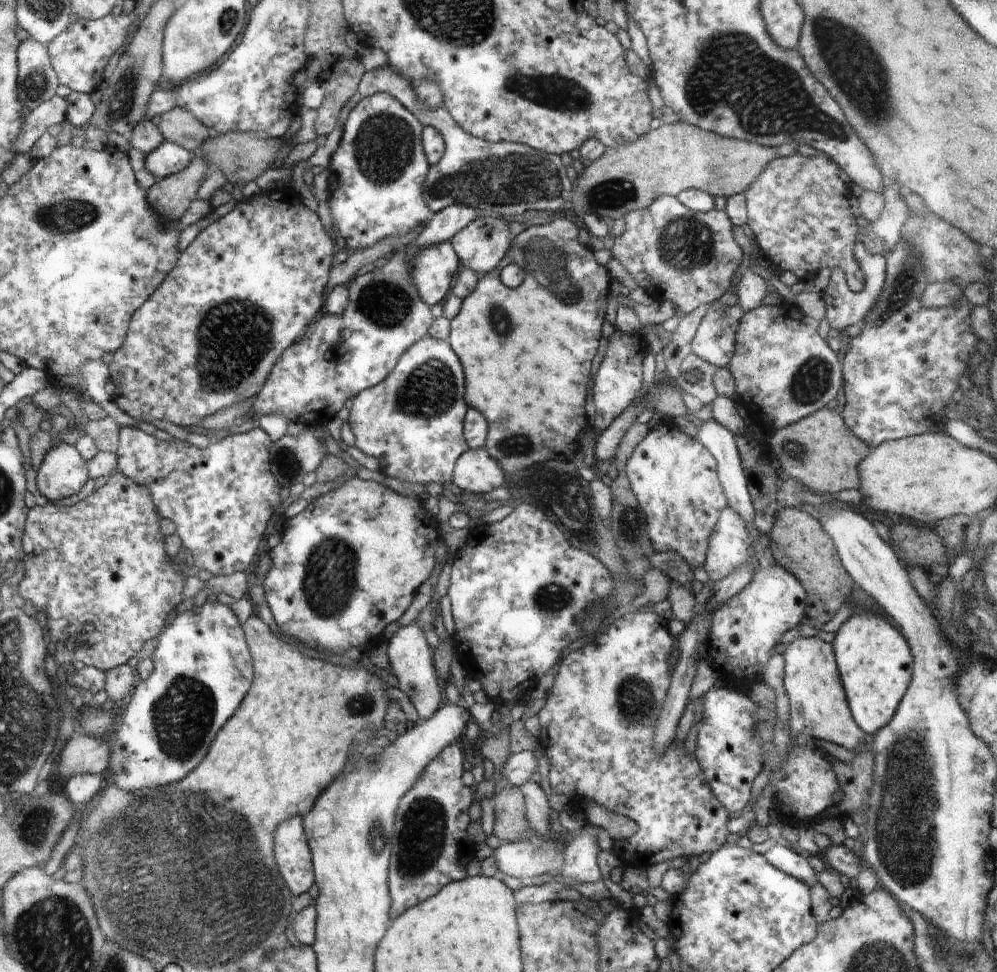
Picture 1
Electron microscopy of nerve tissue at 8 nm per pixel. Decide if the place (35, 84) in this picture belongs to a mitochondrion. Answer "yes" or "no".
yes

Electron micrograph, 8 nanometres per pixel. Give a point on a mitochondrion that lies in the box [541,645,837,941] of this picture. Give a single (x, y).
(638, 707)

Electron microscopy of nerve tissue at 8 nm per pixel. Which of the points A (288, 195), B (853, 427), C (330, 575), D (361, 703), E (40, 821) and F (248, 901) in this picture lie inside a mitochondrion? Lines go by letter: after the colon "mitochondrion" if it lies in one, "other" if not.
A: other
B: other
C: mitochondrion
D: mitochondrion
E: mitochondrion
F: mitochondrion

